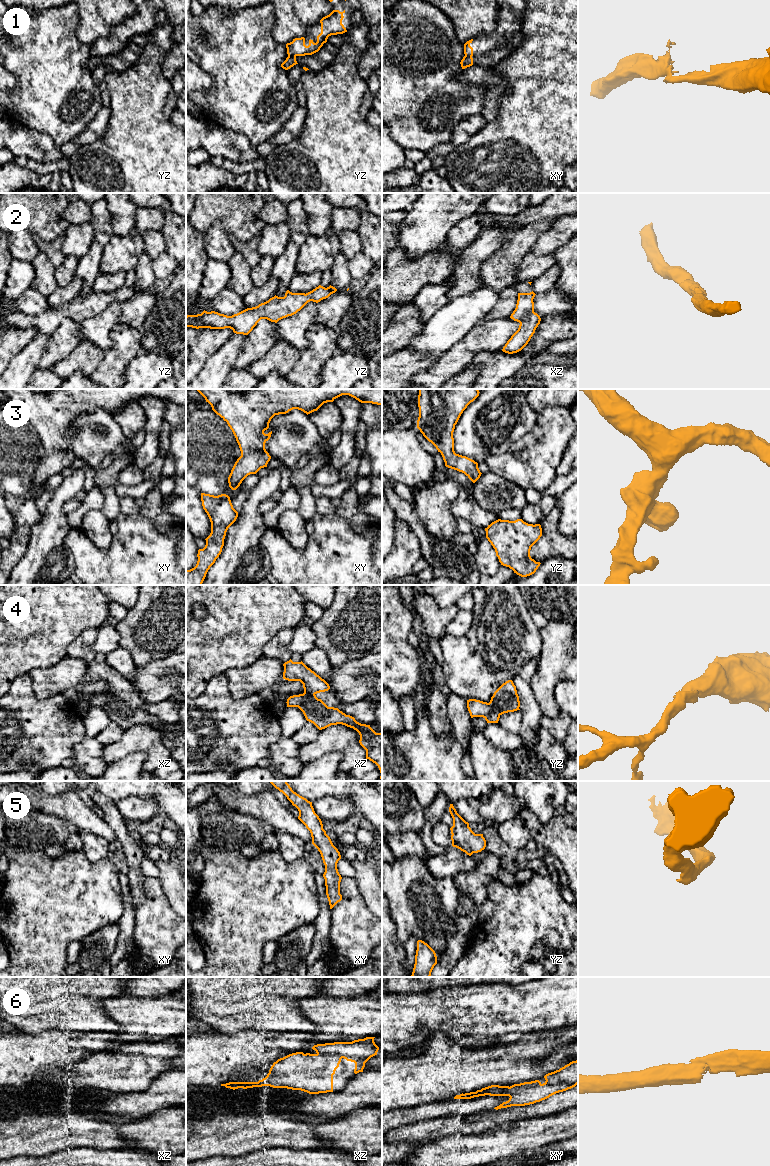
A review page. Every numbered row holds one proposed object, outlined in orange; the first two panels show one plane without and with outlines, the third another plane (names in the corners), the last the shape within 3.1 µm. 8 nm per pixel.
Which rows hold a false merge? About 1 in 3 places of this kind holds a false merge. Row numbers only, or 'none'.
1

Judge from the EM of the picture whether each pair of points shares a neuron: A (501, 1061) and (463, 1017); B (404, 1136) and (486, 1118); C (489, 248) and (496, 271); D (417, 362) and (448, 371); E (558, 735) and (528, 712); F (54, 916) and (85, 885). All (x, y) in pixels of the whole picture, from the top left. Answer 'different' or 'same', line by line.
A: different
B: same
C: different
D: different
E: different
F: same

